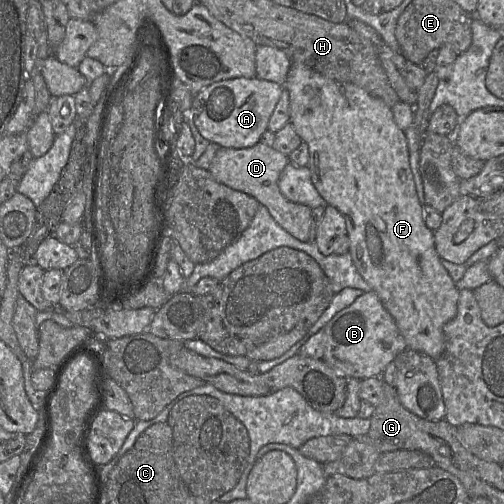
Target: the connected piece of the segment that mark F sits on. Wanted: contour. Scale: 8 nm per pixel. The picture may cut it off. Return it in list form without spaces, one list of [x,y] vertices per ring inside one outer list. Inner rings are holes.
[[[292,63],[284,87],[289,92],[290,122],[302,141],[306,142],[309,147],[309,162],[307,166],[311,171],[312,182],[327,204],[335,207],[345,217],[347,232],[350,238],[349,252],[352,255],[357,270],[372,287],[372,290],[377,293],[383,306],[394,318],[408,349],[424,353],[436,361],[445,350],[443,327],[457,314],[459,290],[448,271],[441,264],[442,259],[435,248],[434,231],[430,230],[424,222],[422,204],[417,196],[410,167],[405,131],[395,122],[393,110],[381,99],[372,96],[355,84],[340,82],[322,76],[301,63]]]

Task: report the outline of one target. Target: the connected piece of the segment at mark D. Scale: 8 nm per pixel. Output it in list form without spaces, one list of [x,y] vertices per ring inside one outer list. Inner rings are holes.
[[[260,141],[247,148],[221,147],[215,154],[208,171],[217,182],[257,199],[284,230],[298,240],[307,242],[309,241],[312,208],[288,200],[279,188],[280,175],[289,162],[287,155]]]

